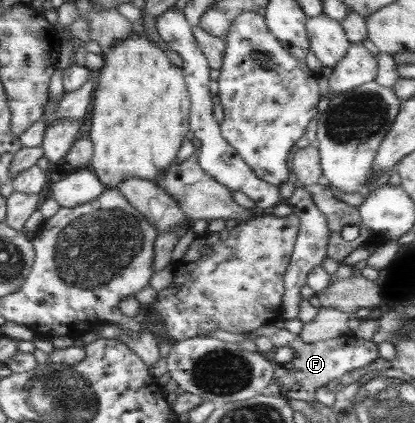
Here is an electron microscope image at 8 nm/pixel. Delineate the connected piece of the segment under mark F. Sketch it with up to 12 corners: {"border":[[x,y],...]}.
{"border":[[272,324],[248,333],[294,349],[274,377],[287,400],[376,363],[378,344],[344,333],[307,344]]}

